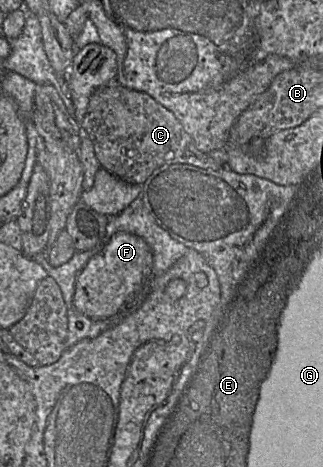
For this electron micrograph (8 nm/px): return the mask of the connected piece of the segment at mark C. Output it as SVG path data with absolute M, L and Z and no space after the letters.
M117 79L91 95L81 131L93 143L101 167L129 183L142 185L154 170L165 164L190 164L213 170L228 167L199 150L171 111L147 93L122 86Z

